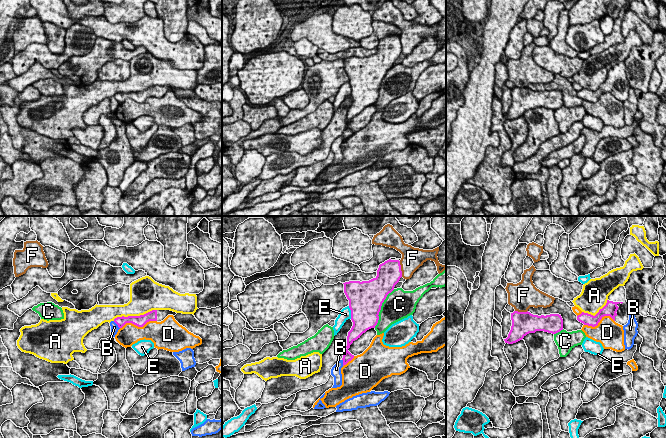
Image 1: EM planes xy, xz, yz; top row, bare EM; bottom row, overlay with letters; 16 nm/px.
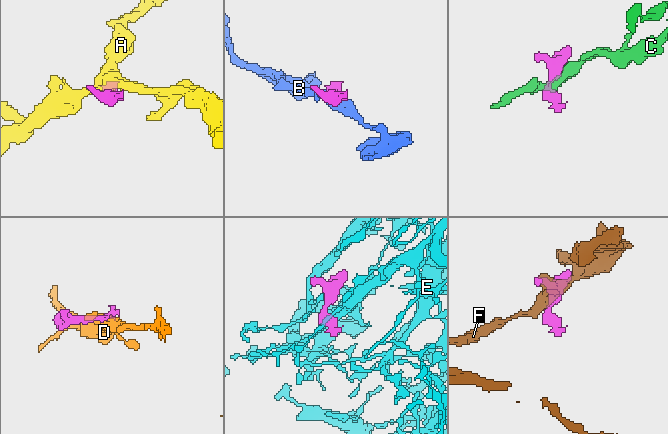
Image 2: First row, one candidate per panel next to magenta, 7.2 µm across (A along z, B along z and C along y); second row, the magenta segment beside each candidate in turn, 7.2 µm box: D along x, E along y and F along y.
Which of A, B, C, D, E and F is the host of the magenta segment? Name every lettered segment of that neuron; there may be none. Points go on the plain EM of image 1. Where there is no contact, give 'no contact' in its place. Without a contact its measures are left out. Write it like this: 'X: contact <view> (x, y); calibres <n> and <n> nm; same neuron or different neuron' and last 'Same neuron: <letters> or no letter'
A: contact xy (134, 92); calibres 180 and 360 nm; different neuron
B: contact xy (117, 100); calibres 160 and 130 nm; different neuron
C: contact xz (380, 84); calibres 500 and 420 nm; different neuron
D: contact xy (138, 102); calibres 180 and 340 nm; different neuron
E: contact xz (351, 88); calibres 480 and 190 nm; different neuron
F: contact xz (400, 45); calibres 380 and 340 nm; different neuron
Same neuron: no letter

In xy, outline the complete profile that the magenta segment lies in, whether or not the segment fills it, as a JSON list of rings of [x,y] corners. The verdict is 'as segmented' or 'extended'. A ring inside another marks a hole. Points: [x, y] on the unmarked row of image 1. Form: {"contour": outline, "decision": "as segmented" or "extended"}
{"contour": [[[152,86],[140,92],[117,93],[114,98],[119,104],[122,104],[126,99],[132,99],[138,103],[143,103],[149,97],[163,97],[168,91],[175,92],[177,89],[170,86]]], "decision": "extended"}

